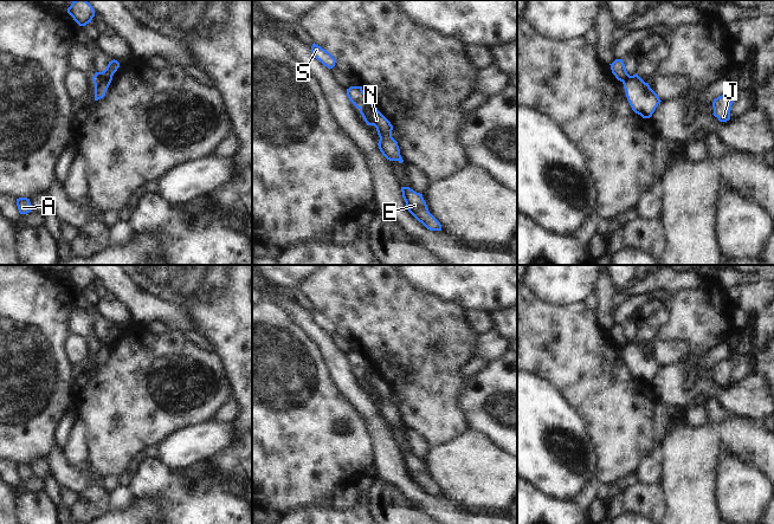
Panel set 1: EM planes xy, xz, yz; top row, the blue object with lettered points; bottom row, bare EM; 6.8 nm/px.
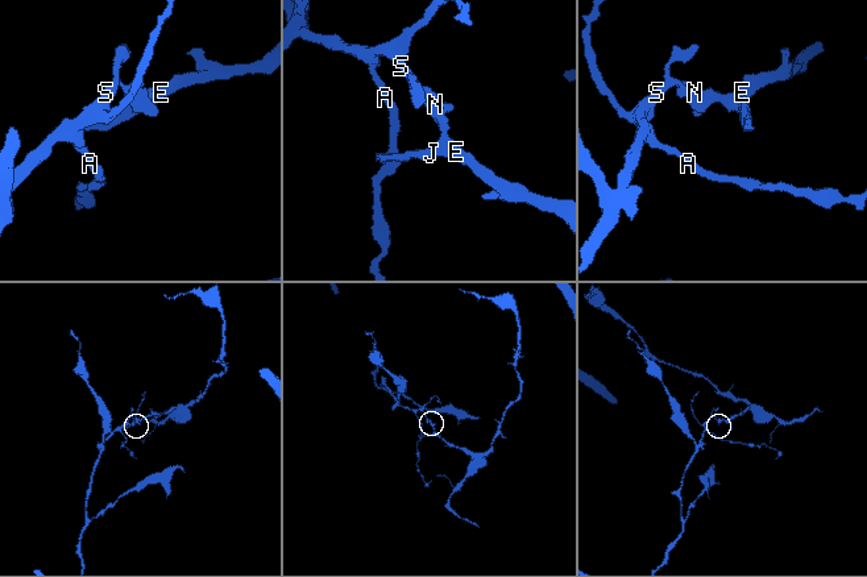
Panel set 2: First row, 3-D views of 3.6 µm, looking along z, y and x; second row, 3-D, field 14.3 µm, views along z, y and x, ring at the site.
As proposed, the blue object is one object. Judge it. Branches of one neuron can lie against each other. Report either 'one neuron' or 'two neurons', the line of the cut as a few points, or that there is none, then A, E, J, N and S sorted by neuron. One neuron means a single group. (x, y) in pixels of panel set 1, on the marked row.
two neurons | xy (111, 76), (94, 82) | A S / E J N

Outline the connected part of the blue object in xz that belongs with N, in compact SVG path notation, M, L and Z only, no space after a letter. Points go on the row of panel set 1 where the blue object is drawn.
M375 106L360 109L360 114L367 125L374 125L376 128L380 137L378 145L382 155L389 161L402 163L404 160L400 155L398 142L392 137L393 125L391 122Z

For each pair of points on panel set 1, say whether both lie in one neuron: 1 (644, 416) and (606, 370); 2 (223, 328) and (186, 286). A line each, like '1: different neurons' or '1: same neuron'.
1: same neuron
2: same neuron

